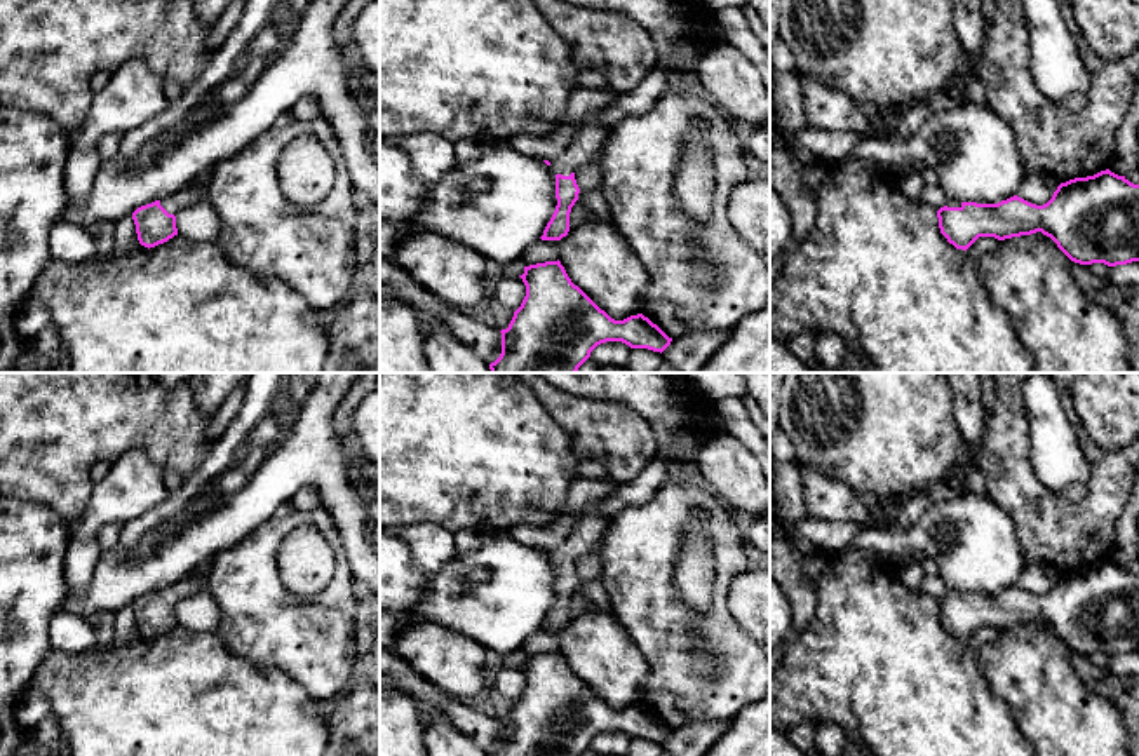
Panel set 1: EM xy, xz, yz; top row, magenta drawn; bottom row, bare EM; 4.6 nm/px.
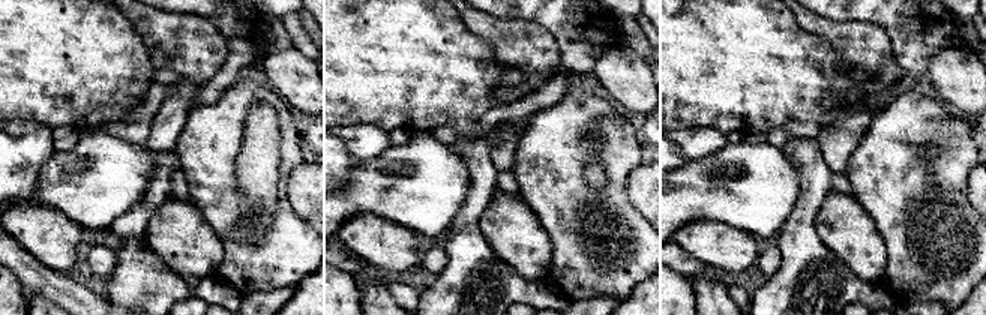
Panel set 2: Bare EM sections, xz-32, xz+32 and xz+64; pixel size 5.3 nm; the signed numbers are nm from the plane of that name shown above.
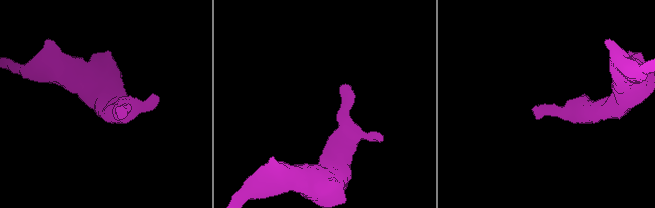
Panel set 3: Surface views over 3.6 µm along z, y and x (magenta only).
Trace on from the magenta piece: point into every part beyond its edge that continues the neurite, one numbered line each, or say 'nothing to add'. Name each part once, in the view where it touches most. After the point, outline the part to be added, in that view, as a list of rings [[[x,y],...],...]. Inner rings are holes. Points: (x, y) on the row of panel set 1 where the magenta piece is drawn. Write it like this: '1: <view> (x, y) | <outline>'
1: xy (173, 204) | [[[197,183],[192,186],[186,186],[172,195],[167,195],[160,200],[160,206],[169,213],[169,214],[178,214],[181,209],[207,199],[207,188],[204,183]]]

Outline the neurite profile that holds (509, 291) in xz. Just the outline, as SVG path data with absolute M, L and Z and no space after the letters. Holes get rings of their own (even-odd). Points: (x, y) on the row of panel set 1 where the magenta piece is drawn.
M505 277L493 282L489 293L502 307L516 312L526 296L526 286L521 277Z

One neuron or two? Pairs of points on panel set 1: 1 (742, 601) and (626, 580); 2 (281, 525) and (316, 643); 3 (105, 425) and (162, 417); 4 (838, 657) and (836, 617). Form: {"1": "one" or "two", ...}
{"1": "two", "2": "one", "3": "one", "4": "one"}

